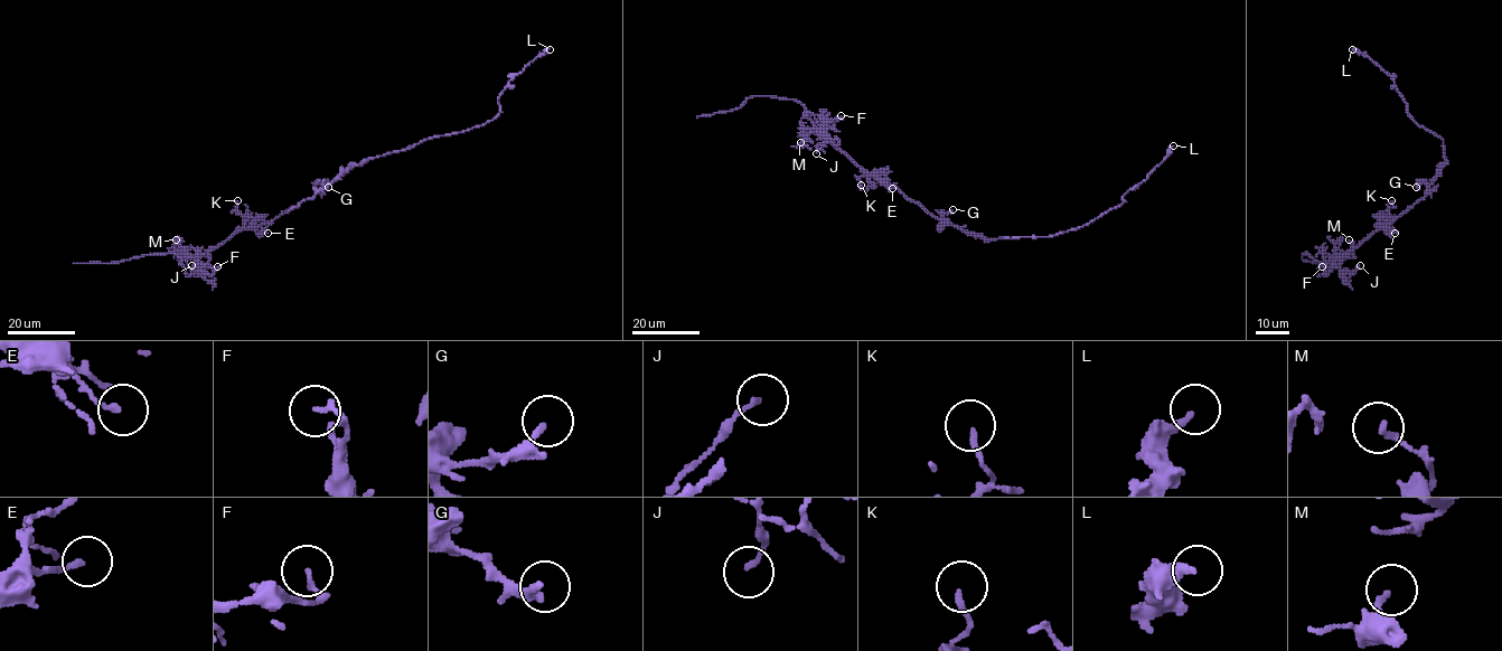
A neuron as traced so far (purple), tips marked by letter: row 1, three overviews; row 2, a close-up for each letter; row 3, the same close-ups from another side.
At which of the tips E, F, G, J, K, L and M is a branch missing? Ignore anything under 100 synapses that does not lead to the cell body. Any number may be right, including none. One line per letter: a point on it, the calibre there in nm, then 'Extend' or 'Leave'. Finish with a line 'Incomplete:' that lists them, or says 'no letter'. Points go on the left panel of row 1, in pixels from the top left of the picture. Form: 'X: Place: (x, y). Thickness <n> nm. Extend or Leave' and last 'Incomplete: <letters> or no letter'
E: Place: (268, 233). Thickness 150 nm. Leave
F: Place: (217, 266). Thickness 140 nm. Leave
G: Place: (328, 187). Thickness 190 nm. Leave
J: Place: (191, 265). Thickness 140 nm. Leave
K: Place: (237, 200). Thickness 150 nm. Leave
L: Place: (550, 49). Thickness 260 nm. Leave
M: Place: (176, 239). Thickness 170 nm. Leave
Incomplete: no letter

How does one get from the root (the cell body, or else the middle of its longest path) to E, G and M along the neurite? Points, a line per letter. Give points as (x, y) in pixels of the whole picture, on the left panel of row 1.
E: (311, 197), (255, 229), (268, 233)
G: (311, 197), (321, 187), (318, 180), (328, 187)
M: (311, 197), (260, 226), (241, 228), (198, 256), (185, 257), (175, 245), (176, 239)

